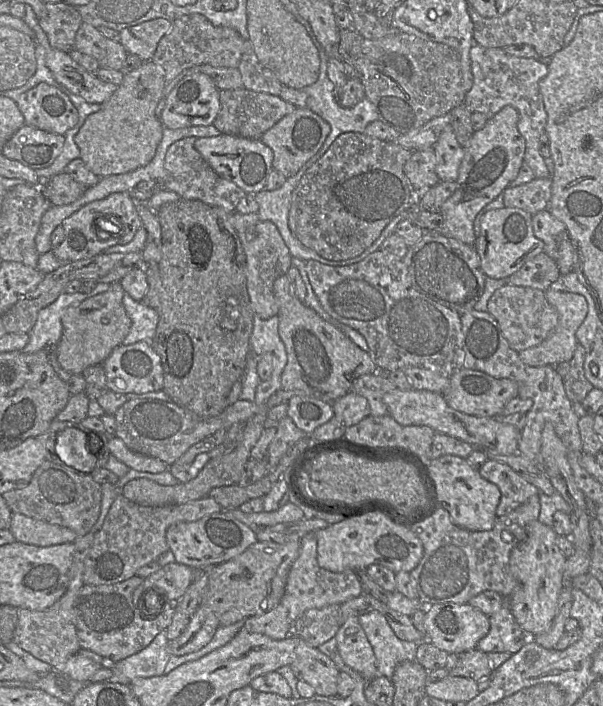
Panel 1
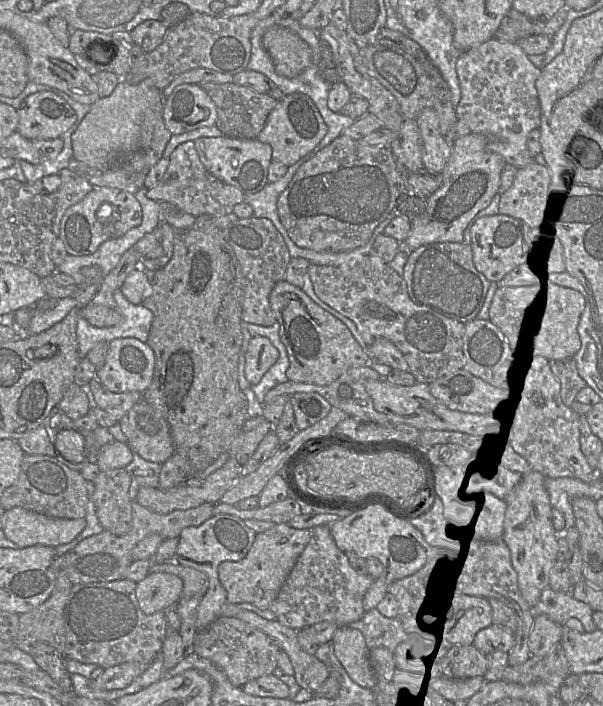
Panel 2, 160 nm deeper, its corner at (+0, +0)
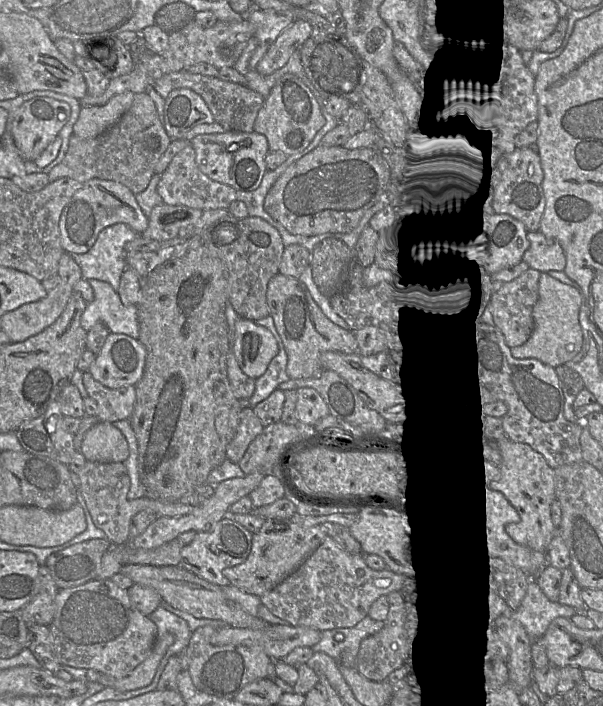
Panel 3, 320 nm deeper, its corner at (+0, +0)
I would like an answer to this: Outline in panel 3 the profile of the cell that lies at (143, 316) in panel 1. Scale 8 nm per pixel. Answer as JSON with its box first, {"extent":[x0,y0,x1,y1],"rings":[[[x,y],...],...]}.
{"extent":[81,279,139,339],"rings":[[[96,279],[87,280],[94,292],[94,299],[88,303],[84,312],[81,315],[81,327],[88,331],[97,322],[102,322],[111,333],[122,333],[132,338],[138,339],[139,336],[139,323],[137,306],[124,305],[118,293],[107,283]]]}

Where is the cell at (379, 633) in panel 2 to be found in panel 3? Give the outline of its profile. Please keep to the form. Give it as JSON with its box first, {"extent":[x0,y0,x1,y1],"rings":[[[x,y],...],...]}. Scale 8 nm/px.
{"extent":[311,616,384,663],"rings":[[[366,616],[354,627],[322,631],[320,641],[311,648],[314,652],[326,653],[340,663],[344,651],[357,655],[362,640],[377,633],[383,626],[384,621],[376,621]]]}

